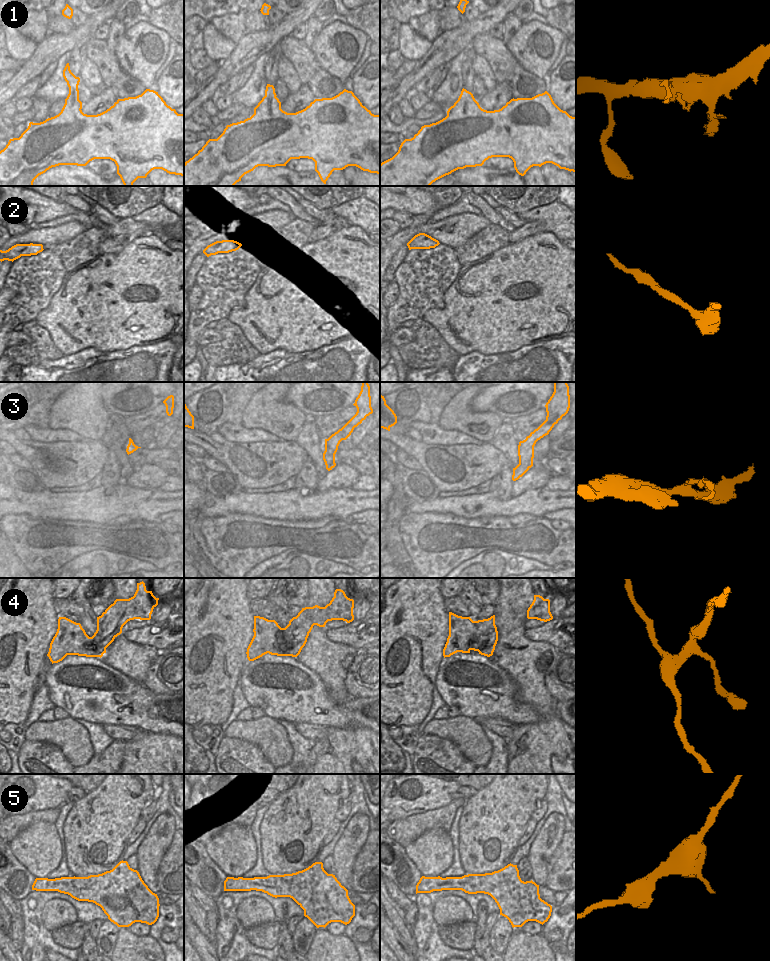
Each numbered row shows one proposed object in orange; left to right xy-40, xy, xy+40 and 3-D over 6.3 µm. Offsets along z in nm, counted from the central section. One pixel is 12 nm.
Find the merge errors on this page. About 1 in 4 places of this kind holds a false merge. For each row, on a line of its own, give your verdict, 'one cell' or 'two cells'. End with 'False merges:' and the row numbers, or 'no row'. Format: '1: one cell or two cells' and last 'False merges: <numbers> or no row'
1: two cells
2: one cell
3: two cells
4: two cells
5: one cell
False merges: 1, 3, 4

